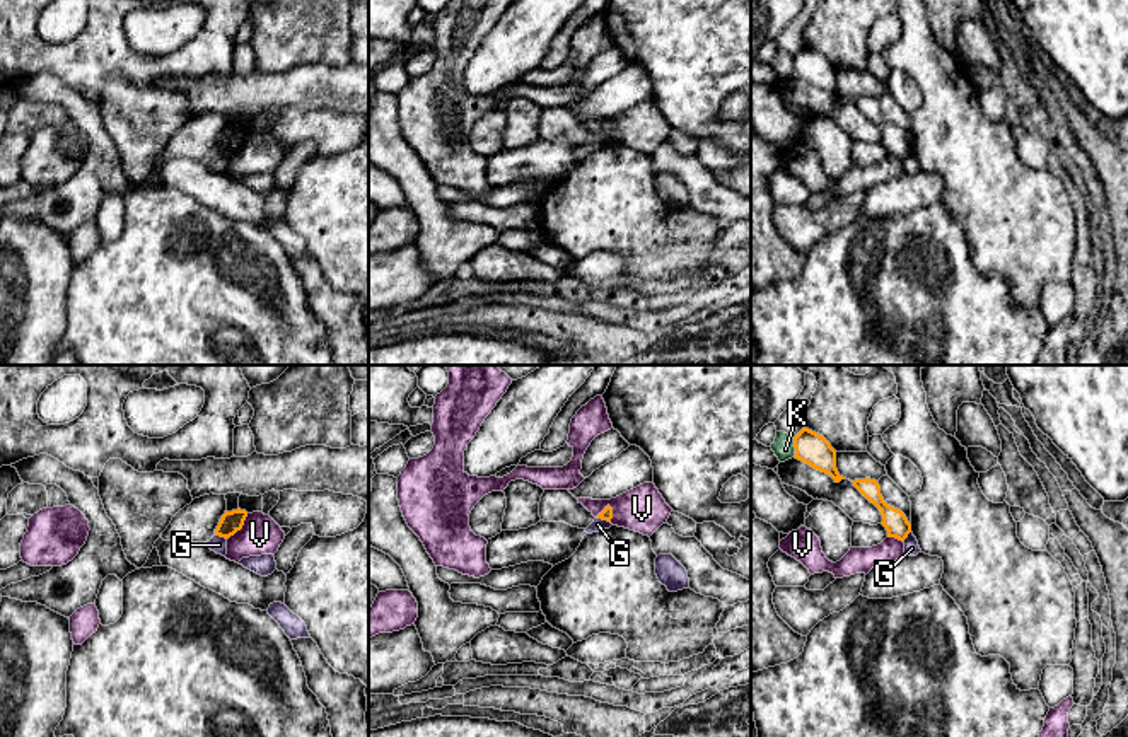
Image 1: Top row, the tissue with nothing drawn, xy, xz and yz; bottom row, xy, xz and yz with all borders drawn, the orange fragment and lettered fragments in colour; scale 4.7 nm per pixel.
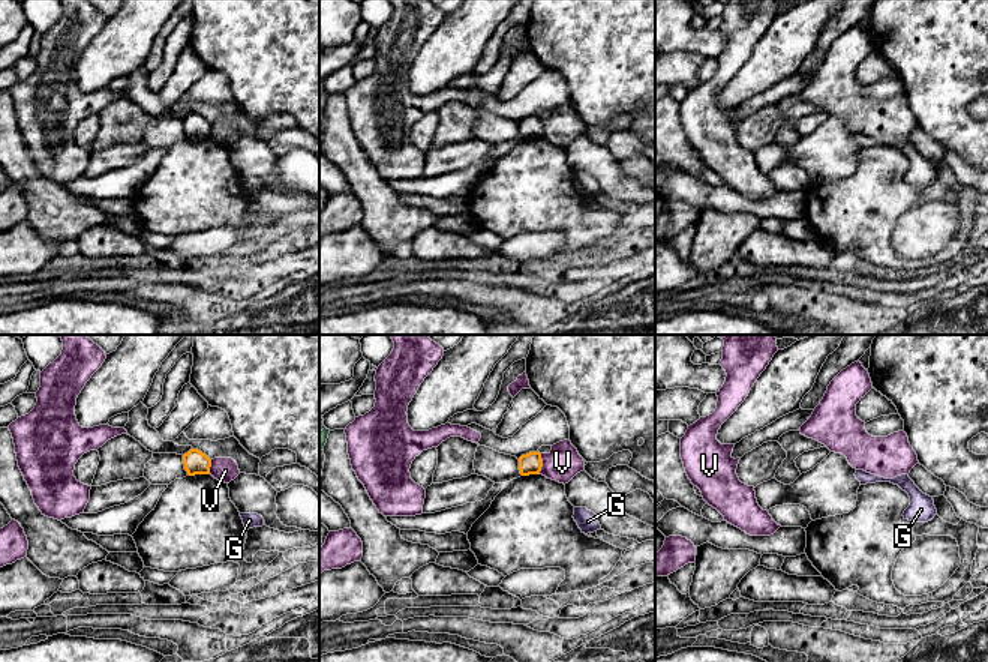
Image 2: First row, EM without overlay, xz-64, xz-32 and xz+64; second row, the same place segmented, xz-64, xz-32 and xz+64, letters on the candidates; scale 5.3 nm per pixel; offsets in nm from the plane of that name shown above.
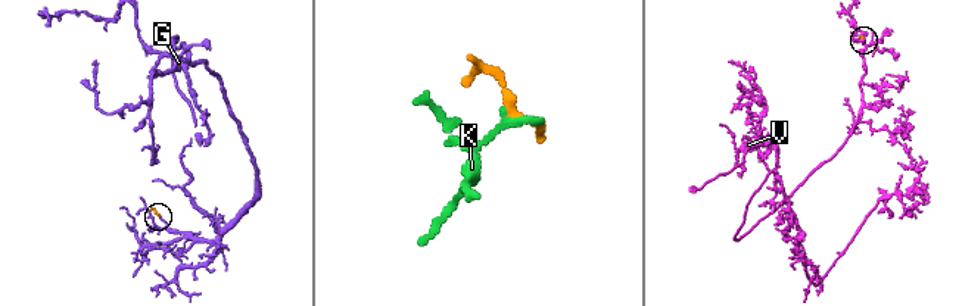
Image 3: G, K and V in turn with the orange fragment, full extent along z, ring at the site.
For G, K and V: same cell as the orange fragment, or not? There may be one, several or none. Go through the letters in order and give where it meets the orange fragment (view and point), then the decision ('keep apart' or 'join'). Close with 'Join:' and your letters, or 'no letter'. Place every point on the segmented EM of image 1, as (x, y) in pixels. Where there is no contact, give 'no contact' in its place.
G: xy (220, 536) | keep apart
K: yz (794, 446) | keep apart
V: xy (241, 528) | keep apart
Join: no letter

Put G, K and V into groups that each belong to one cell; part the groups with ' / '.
G / K / V

